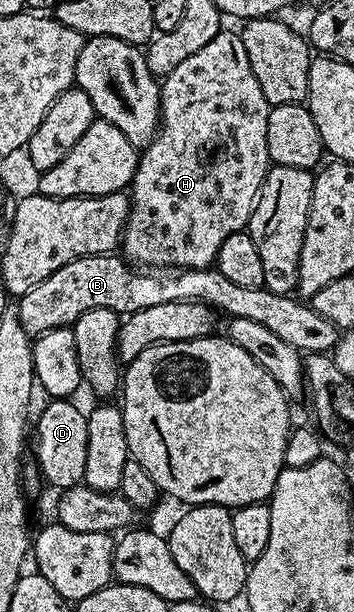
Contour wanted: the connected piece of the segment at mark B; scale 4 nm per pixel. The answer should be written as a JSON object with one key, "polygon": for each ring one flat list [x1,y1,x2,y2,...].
{"polygon":[[115,253,111,254,91,254,85,258,74,260,70,264,62,264,62,268,58,268,58,272,54,272,50,276,46,276,46,280,42,280,42,284,37,284,36,287,30,288,30,292,19,295,18,302,20,307,17,308,16,314,20,317,20,326,24,329,23,333,28,336,39,336,50,332,54,328,62,328,63,326,71,327,80,317,86,312,90,312,94,308,110,308,115,314,127,316,138,312,142,308,154,308,154,304,170,304,174,300,186,300,187,302,205,302,207,306,211,306,214,310,223,312,228,318,245,318,246,320,254,320,258,324,266,324,266,328,270,328,270,332,274,332,274,336,281,337,286,340,286,344,290,344,295,350,307,352,308,354,322,354,325,352,332,352,336,346,338,331,334,324,330,324,330,320,325,320,322,316,318,316,318,312,314,312,314,308,307,301,297,300,295,297,287,294,275,294,269,290,264,289,263,286,258,288,242,288,242,284,234,284,234,280,226,280,226,276,222,276,222,272,215,268,207,270,181,270,179,268,140,268,137,269,135,265,129,264,123,257,117,256]]}

